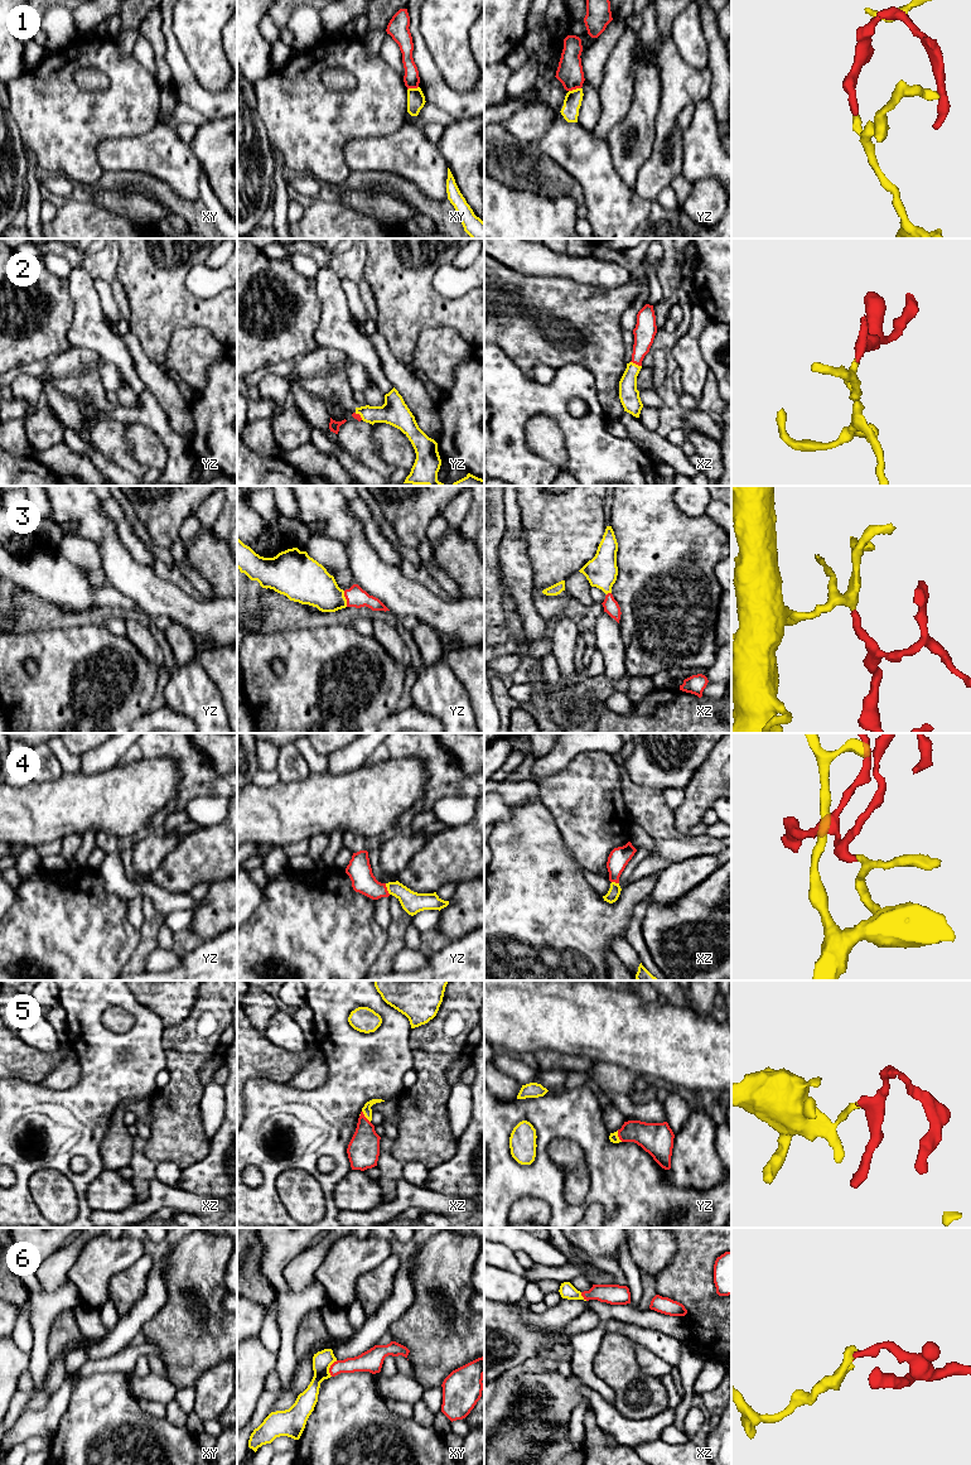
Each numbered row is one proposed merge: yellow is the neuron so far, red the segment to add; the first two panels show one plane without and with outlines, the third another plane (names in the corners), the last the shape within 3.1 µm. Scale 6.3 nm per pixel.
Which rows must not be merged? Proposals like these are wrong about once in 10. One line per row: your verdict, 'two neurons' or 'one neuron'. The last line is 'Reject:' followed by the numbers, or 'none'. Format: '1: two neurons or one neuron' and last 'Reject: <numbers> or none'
1: two neurons
2: one neuron
3: one neuron
4: one neuron
5: one neuron
6: one neuron
Reject: 1

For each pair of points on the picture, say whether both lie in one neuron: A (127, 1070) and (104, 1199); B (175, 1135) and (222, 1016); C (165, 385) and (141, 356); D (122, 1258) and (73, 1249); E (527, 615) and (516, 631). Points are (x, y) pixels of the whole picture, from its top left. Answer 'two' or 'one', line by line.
A: two
B: one
C: one
D: two
E: two

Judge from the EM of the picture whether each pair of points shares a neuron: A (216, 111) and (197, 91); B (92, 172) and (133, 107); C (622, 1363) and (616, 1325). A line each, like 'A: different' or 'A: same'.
A: same
B: same
C: different

